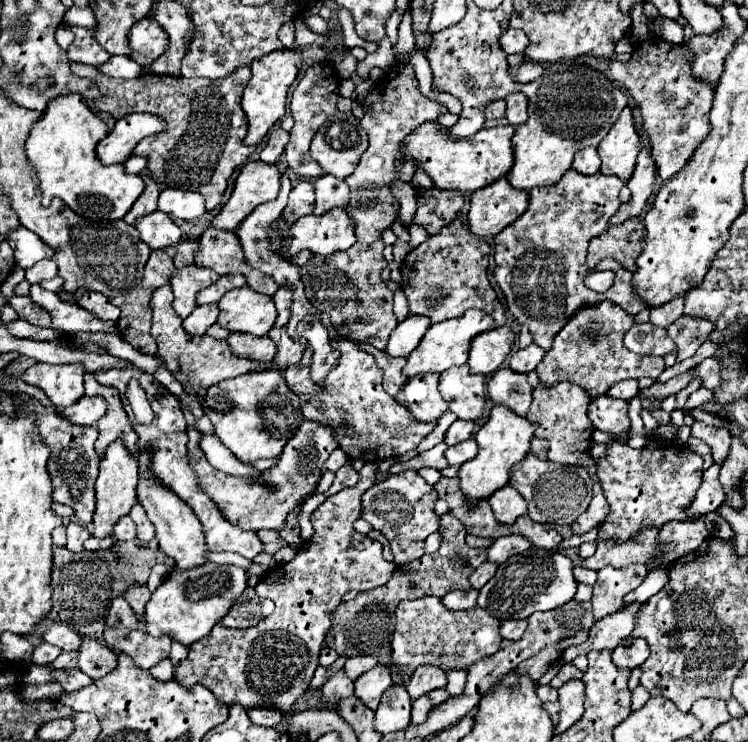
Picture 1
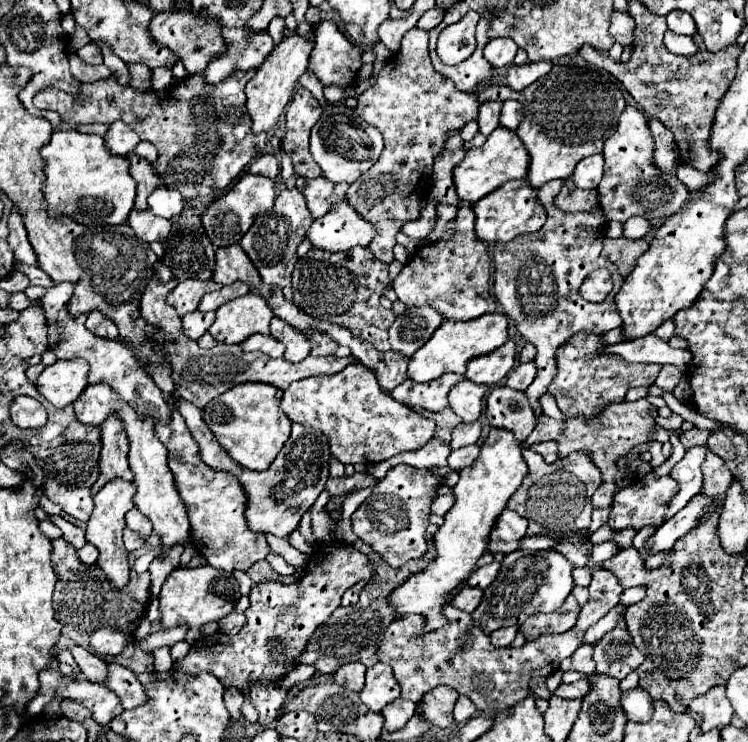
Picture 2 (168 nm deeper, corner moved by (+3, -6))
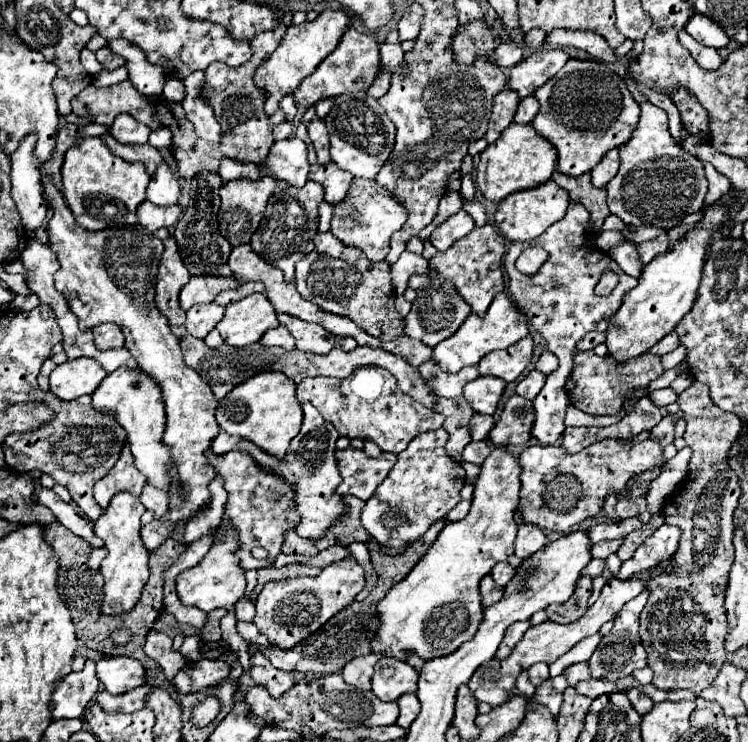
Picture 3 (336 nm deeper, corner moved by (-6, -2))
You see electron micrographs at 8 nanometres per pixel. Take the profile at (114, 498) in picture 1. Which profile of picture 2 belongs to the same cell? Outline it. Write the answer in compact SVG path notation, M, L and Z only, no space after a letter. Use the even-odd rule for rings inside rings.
M114 478L106 486L102 486L94 496L94 512L86 526L86 540L100 550L100 558L96 564L104 570L104 574L110 578L110 582L114 582L116 588L122 588L128 582L128 572L130 572L128 552L122 542L122 530L126 526L126 520L124 520L126 512L134 508L134 502L132 502L134 490L136 490L136 484L122 478Z

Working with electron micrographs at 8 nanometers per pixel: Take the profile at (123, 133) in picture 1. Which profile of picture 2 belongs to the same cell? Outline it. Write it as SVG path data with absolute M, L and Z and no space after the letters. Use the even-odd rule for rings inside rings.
M118 120L118 122L110 124L110 130L104 136L104 142L112 154L128 156L136 148L136 144L140 142L140 136L128 124Z

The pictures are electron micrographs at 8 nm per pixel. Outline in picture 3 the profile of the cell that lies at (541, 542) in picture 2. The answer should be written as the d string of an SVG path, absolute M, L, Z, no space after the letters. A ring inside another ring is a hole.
M627 518L623 522L613 522L613 524L597 524L589 528L589 538L591 542L601 542L601 540L615 540L615 538L625 538L633 530L639 530L643 524L637 518Z

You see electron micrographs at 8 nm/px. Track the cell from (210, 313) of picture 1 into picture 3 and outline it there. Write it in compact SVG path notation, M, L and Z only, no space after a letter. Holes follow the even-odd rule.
M197 304L191 306L187 310L187 318L185 318L185 328L191 336L195 338L205 338L215 326L217 322L223 318L225 308L217 306L217 304Z

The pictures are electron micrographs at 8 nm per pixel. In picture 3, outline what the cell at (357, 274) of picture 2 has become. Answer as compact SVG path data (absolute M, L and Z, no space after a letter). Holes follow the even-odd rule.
M331 232L317 234L313 238L313 252L309 252L295 266L295 282L303 298L317 304L321 310L347 316L367 334L381 342L403 336L403 318L395 310L395 292L389 278L387 262L367 262L363 252L355 246L339 242Z

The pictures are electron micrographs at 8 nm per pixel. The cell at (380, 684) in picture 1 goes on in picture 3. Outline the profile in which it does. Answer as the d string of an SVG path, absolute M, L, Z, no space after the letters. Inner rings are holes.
M381 658L373 674L373 694L385 702L397 700L401 694L417 690L417 678L419 672L411 664L395 658Z

